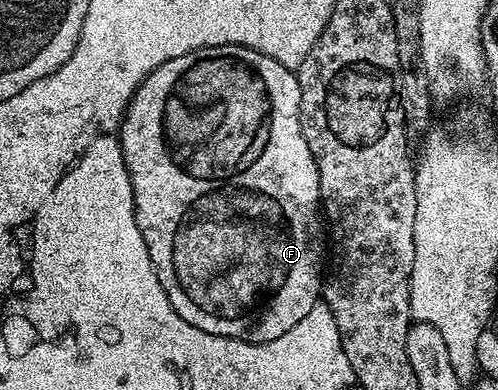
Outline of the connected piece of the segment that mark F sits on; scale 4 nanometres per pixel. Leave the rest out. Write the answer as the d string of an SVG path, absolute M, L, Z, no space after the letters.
M236 45L201 47L192 53L184 53L184 57L169 59L136 89L122 119L120 138L132 181L134 212L136 225L140 225L140 237L144 237L144 245L148 245L152 265L172 309L176 309L176 313L180 313L188 325L209 335L245 339L248 343L267 343L276 341L276 337L284 337L288 329L300 327L305 319L309 319L310 312L319 306L320 292L324 287L324 231L322 235L318 170L308 149L308 141L304 141L304 133L300 129L300 85L297 74L291 68L280 65L280 61L264 53Z

